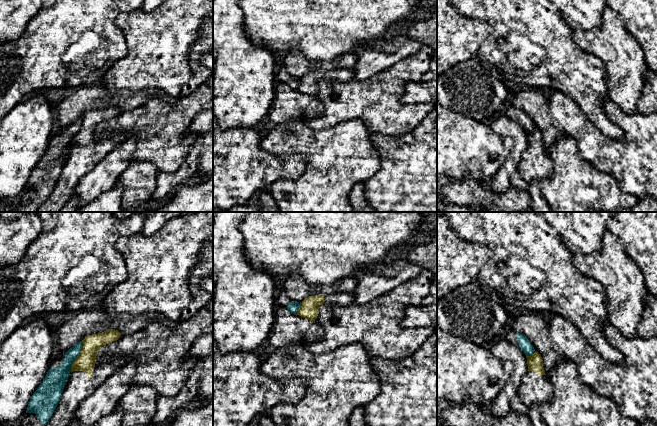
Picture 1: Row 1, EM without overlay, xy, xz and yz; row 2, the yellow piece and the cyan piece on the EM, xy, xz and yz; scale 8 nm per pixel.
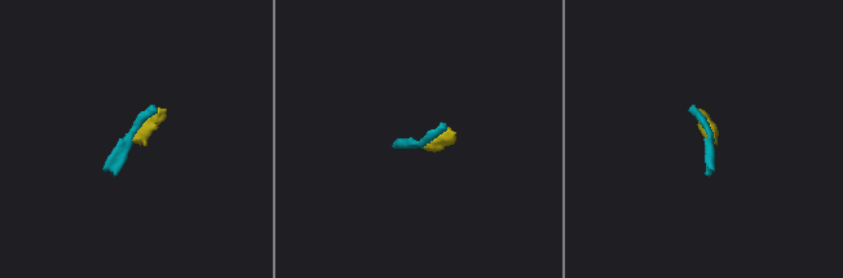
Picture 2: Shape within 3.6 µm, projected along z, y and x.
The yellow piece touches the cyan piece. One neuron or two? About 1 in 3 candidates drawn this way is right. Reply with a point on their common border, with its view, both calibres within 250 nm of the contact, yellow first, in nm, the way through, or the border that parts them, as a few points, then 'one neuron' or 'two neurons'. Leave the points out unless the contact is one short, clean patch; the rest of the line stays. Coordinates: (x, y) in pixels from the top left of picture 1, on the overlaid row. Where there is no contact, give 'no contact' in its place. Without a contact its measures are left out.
meets yellow in xy at (77, 356); 160 nm thick on the yellow side, 170 nm on the other; two neurons

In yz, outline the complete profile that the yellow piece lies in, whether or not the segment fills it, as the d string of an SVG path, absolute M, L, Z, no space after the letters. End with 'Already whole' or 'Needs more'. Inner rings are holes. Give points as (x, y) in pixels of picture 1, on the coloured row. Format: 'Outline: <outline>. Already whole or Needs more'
Outline: M535 351L532 356L526 356L526 358L528 371L523 376L516 395L510 399L511 410L522 415L527 415L533 404L549 402L553 397L541 355Z. Needs more

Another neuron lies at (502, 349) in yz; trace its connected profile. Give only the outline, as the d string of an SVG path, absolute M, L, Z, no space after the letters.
M503 336L498 338L489 349L495 357L510 361L513 364L511 377L502 390L511 399L516 395L523 376L528 371L526 355L521 348L509 343Z

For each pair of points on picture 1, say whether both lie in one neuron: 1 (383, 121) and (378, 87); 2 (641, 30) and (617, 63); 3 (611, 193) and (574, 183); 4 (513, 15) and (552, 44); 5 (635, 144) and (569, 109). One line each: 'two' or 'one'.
1: one
2: two
3: one
4: one
5: one

